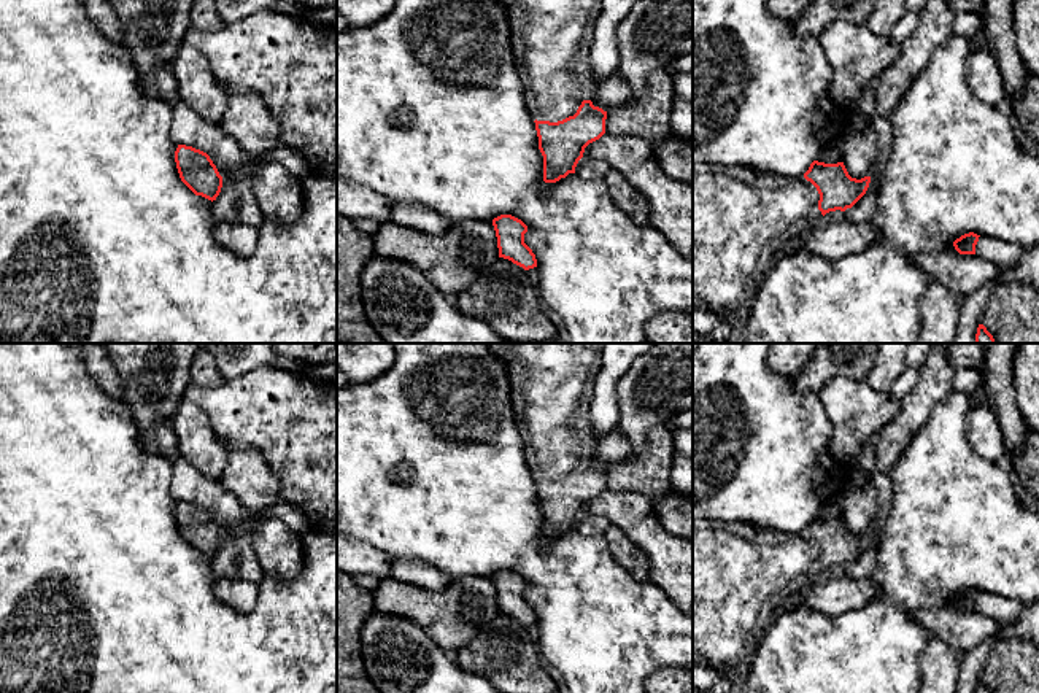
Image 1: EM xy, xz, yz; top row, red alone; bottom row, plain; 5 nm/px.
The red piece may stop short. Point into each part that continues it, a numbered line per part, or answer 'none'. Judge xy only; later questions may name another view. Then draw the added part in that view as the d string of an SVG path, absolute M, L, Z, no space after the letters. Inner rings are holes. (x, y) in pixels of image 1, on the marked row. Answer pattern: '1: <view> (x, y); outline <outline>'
none

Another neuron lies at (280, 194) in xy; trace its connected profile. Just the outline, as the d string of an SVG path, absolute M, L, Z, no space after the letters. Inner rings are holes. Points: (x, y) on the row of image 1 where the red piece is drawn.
M157 65L149 75L140 78L140 86L172 105L170 137L176 145L207 153L222 178L232 176L243 167L265 219L284 224L297 219L303 205L302 180L276 162L245 153L219 124L203 119L184 105L178 99L178 83L172 67Z

